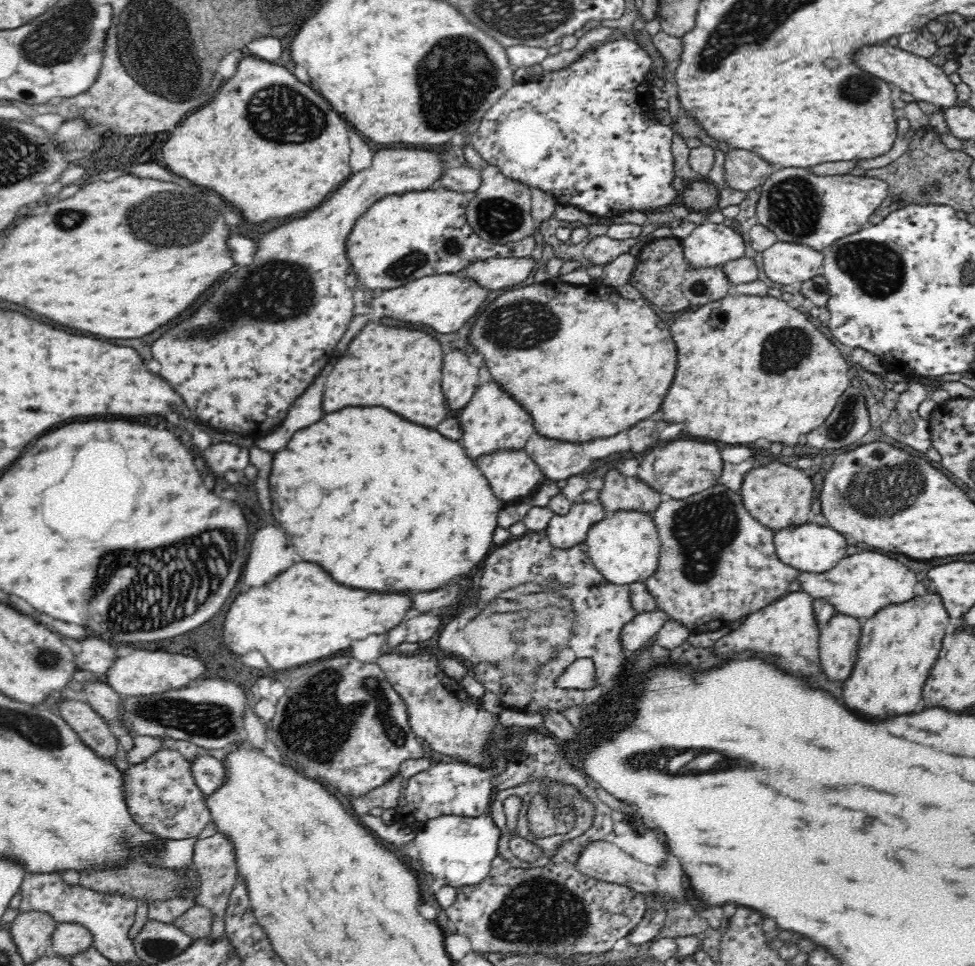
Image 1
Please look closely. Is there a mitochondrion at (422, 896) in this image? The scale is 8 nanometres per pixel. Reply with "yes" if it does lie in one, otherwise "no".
no

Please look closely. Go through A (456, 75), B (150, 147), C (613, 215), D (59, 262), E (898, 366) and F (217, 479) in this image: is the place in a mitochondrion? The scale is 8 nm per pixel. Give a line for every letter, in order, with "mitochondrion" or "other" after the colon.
A: mitochondrion
B: other
C: other
D: other
E: other
F: other

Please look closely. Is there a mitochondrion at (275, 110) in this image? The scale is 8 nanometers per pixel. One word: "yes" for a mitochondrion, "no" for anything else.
yes

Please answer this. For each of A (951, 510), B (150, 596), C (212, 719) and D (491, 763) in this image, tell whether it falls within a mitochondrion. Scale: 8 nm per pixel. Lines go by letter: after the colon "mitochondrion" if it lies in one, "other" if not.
A: other
B: mitochondrion
C: mitochondrion
D: other

